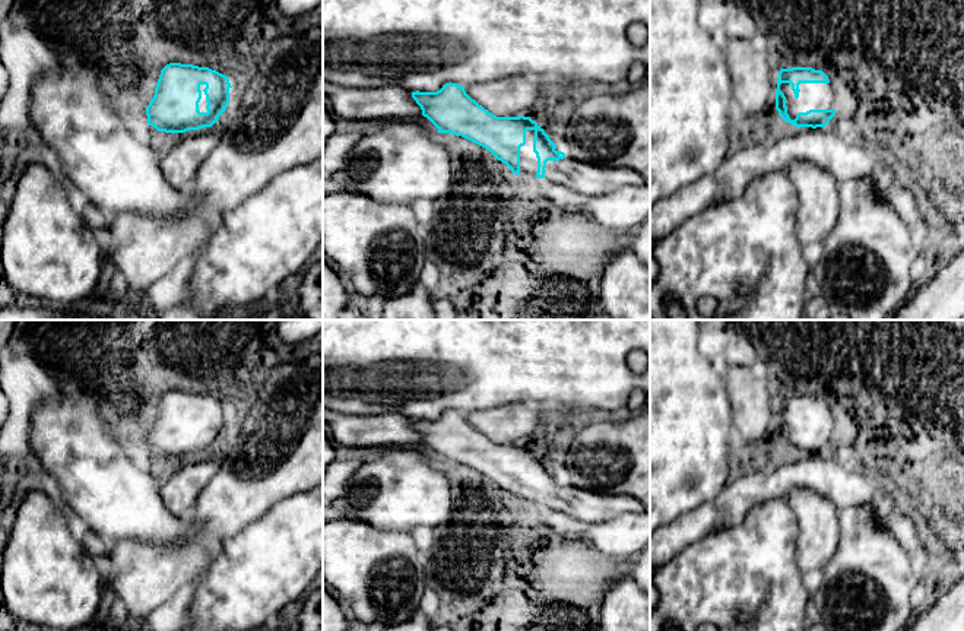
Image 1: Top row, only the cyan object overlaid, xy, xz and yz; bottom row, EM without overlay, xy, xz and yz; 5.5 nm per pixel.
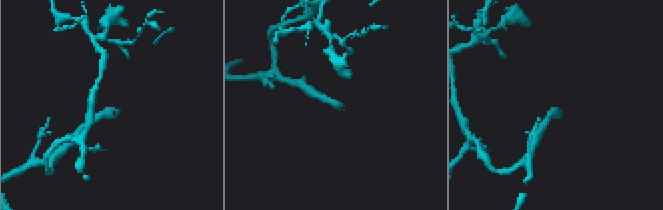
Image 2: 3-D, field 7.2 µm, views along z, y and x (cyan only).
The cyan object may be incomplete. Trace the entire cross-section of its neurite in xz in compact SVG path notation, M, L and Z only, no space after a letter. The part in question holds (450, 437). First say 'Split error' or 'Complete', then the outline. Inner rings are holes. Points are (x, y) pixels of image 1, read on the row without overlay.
Split error. M445 410L437 419L412 419L412 425L437 456L438 460L450 460L462 463L486 478L498 488L505 491L513 501L521 505L538 504L552 507L581 521L599 523L613 520L622 514L640 514L646 507L634 497L627 494L603 495L567 483L556 479L555 470L545 457L530 444L497 444L475 427L472 427L463 413L457 410Z

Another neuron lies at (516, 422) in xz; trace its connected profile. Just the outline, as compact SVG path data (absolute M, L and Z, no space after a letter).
M526 402L472 410L464 418L497 444L536 441L546 425L543 409Z

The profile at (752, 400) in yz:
M729 365L726 372L735 440L742 450L757 450L770 440L777 416L777 394L758 368Z

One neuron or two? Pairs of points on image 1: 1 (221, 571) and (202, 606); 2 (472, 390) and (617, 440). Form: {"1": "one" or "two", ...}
{"1": "one", "2": "two"}

